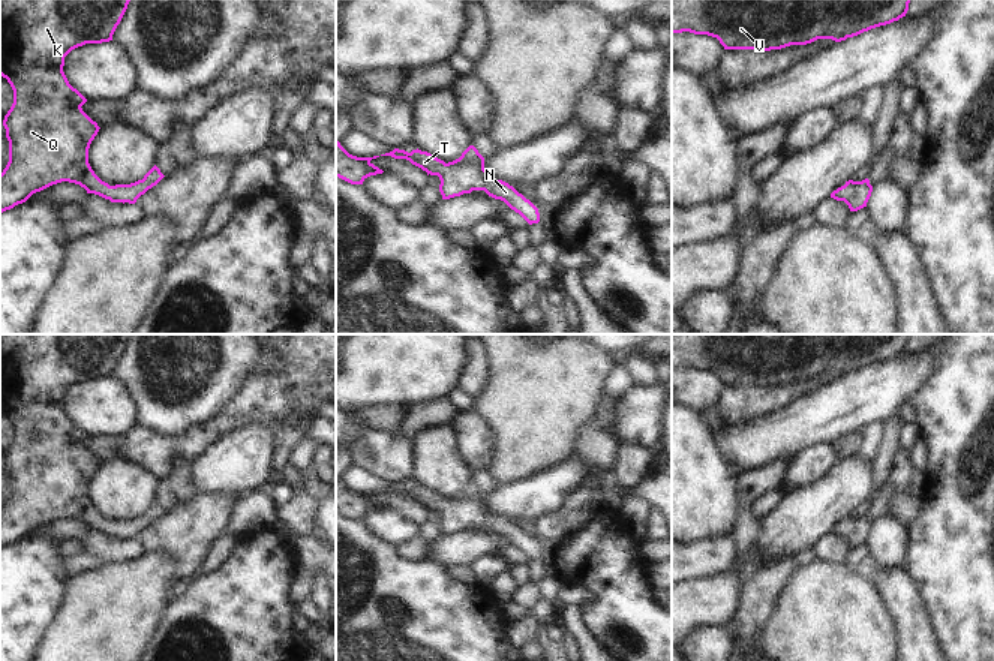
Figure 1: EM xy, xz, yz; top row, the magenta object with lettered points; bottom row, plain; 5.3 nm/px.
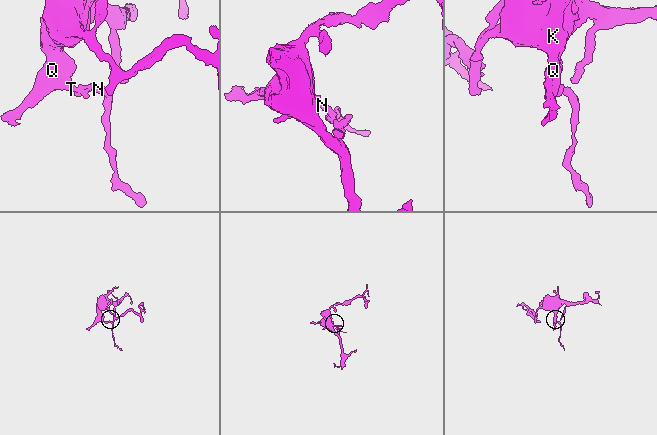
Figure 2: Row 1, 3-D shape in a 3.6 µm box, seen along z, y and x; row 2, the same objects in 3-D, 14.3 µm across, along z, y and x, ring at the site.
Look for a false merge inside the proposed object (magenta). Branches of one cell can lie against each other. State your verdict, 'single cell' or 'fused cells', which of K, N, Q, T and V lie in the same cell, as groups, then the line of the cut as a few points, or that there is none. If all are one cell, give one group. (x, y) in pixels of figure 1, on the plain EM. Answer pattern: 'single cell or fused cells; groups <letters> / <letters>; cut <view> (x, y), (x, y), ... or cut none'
single cell; groups K N Q T V; cut none

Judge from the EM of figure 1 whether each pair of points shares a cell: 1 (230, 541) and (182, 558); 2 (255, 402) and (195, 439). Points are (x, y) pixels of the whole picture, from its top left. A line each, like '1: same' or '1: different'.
1: different
2: same

